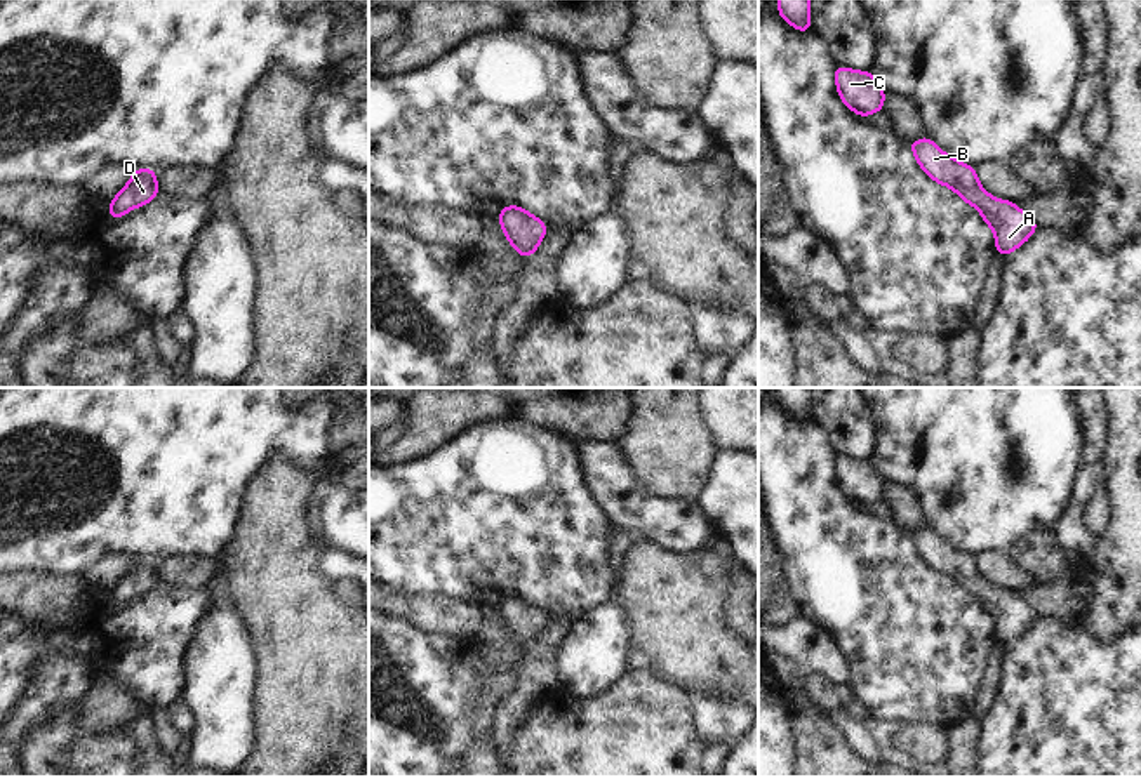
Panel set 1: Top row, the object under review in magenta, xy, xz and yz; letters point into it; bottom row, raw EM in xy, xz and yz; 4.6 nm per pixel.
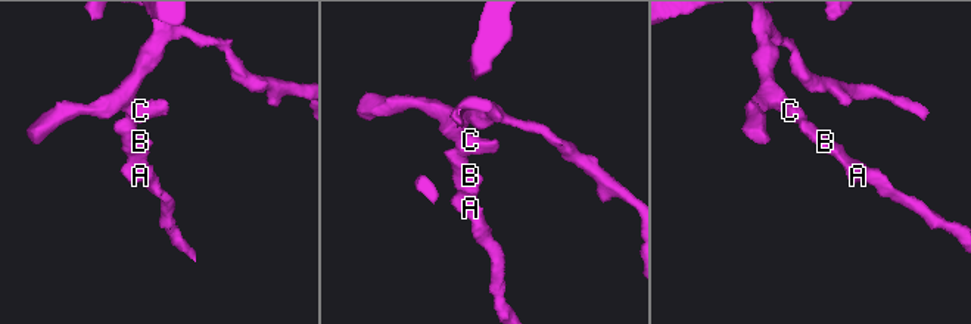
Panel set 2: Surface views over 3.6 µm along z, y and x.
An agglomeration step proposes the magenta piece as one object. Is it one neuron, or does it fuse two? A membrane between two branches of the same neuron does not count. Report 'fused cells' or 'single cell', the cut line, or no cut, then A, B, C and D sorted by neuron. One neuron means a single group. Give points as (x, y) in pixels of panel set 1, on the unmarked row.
single cell; cut none; groups A B C D

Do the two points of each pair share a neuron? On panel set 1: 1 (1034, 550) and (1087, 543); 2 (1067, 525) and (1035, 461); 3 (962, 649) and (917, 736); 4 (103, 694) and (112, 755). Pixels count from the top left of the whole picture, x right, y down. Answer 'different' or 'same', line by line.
1: different
2: different
3: different
4: different

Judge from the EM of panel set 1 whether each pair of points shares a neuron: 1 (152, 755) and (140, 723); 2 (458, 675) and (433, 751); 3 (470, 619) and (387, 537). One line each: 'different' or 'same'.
1: same
2: same
3: different

